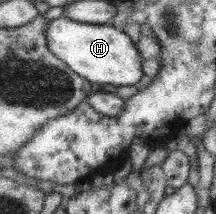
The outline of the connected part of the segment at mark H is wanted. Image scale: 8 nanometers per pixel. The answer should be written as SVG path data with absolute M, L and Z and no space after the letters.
M60 16L47 23L43 34L49 52L63 61L71 72L77 73L91 84L110 84L116 88L134 86L143 77L143 59L123 30L115 29L109 24L79 23Z

